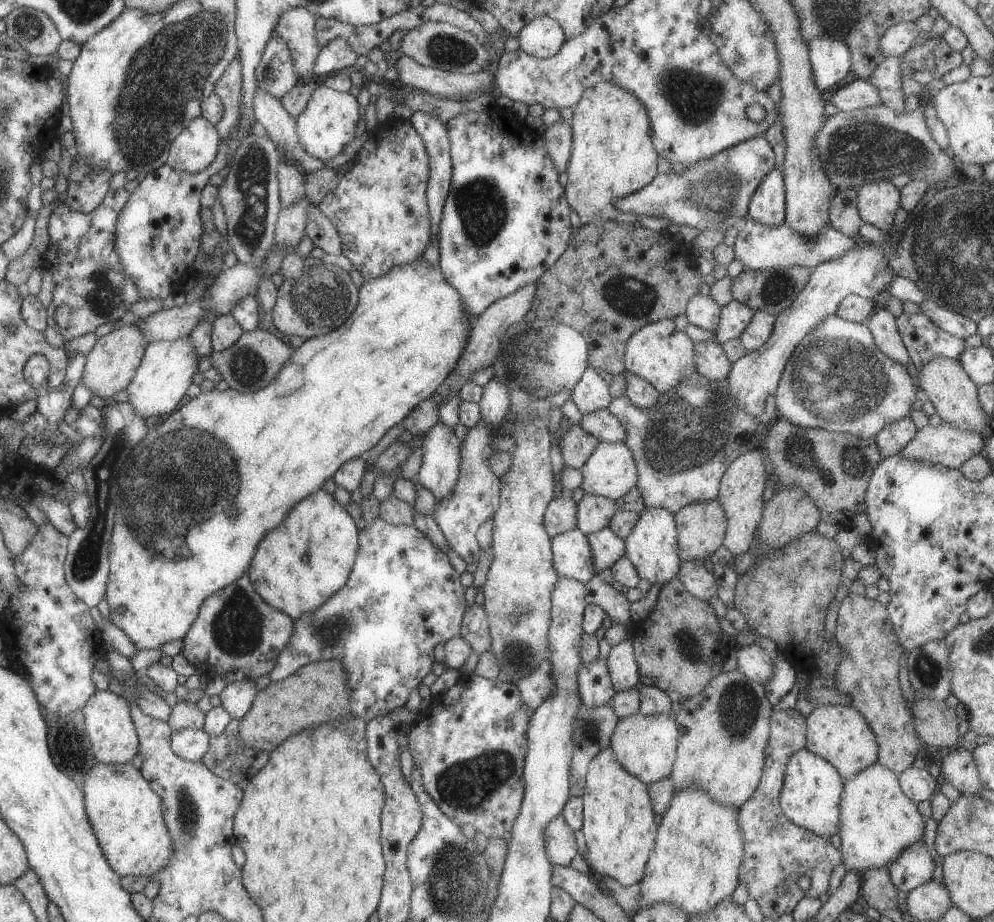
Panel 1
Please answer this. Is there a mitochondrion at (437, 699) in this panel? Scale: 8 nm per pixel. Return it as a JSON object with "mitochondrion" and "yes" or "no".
{"mitochondrion":"no"}

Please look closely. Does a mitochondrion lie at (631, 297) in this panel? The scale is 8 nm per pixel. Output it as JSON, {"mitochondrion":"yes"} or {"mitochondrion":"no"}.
{"mitochondrion":"yes"}

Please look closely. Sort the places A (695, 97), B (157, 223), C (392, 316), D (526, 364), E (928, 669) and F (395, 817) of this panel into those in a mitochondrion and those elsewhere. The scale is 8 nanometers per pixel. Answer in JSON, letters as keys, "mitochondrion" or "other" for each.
{"A":"mitochondrion","B":"other","C":"other","D":"mitochondrion","E":"mitochondrion","F":"other"}

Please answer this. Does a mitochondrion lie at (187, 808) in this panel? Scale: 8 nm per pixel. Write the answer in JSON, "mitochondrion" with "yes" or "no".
{"mitochondrion":"yes"}

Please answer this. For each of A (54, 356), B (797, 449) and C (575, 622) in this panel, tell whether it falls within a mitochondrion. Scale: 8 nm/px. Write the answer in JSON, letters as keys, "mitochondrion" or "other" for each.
{"A":"other","B":"mitochondrion","C":"other"}

